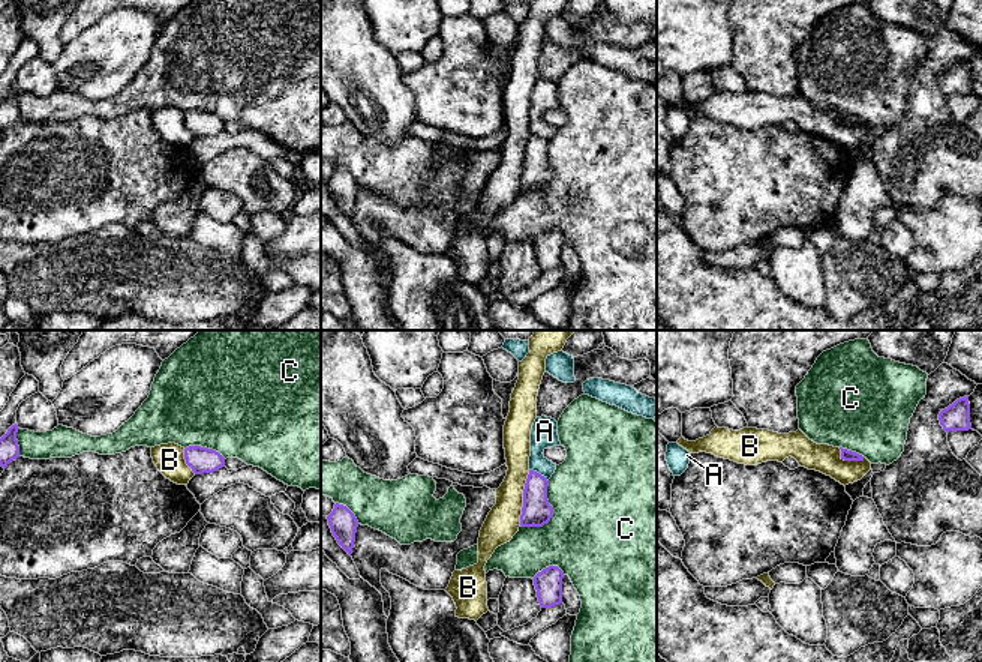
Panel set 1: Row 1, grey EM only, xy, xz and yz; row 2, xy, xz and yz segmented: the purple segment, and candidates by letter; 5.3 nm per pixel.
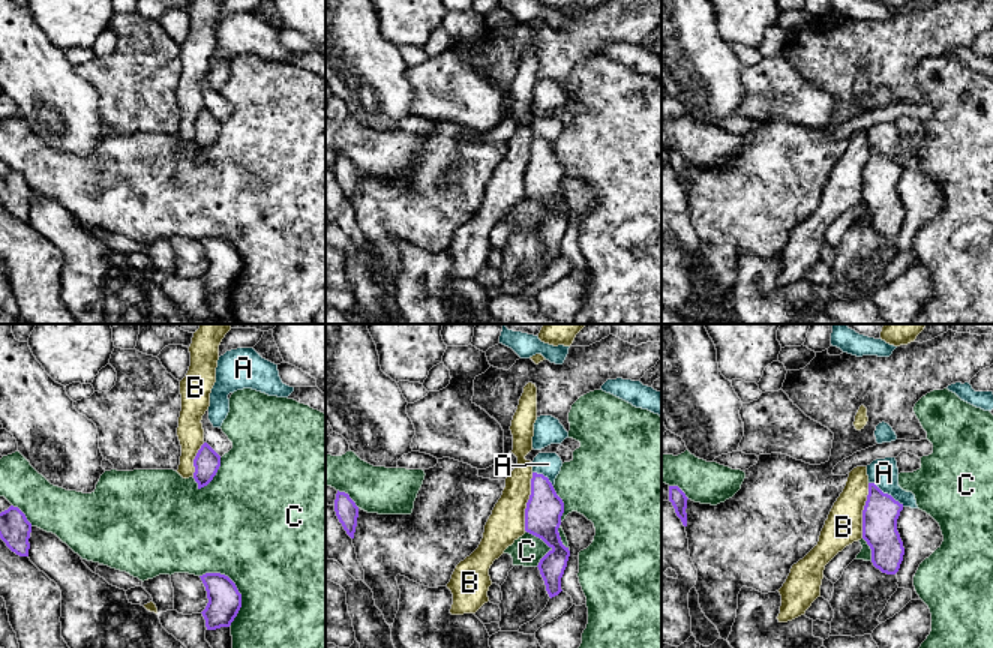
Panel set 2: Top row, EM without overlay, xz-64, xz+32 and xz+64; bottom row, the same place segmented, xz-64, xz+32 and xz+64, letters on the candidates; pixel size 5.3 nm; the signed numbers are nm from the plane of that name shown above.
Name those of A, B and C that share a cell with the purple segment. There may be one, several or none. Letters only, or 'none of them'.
none of them

